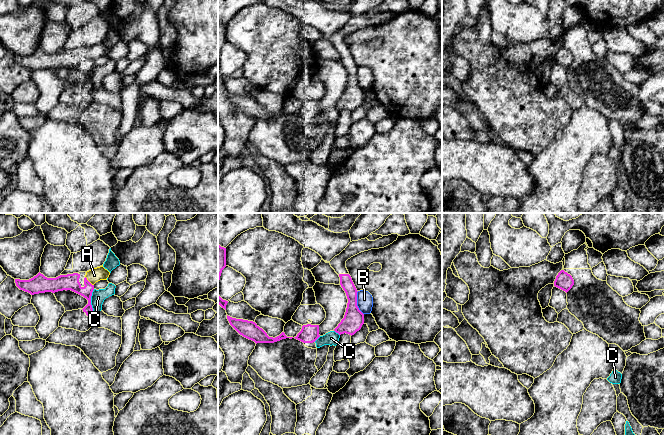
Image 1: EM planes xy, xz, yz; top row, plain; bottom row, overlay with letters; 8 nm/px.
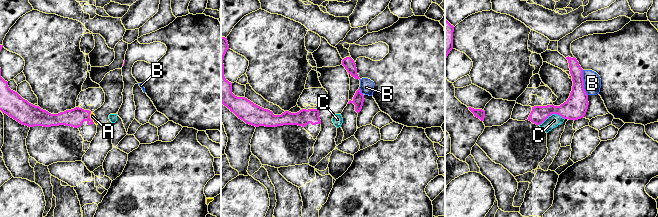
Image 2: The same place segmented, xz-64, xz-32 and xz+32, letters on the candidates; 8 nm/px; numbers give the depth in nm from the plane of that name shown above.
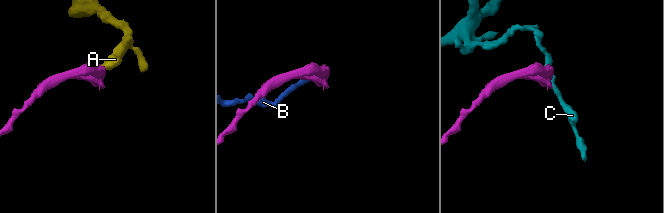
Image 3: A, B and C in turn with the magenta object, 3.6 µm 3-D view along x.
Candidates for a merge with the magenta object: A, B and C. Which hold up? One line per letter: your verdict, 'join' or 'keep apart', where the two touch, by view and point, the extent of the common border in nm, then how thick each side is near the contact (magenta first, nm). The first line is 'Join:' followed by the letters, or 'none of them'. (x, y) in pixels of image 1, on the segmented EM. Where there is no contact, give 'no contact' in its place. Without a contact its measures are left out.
Join: A
A: join | xy (88, 281) | 100 nm | 130/110 nm
B: keep apart | xz (356, 303) | 200 nm | 160/130 nm
C: keep apart | xy (90, 301) | 190 nm | 130/110 nm

